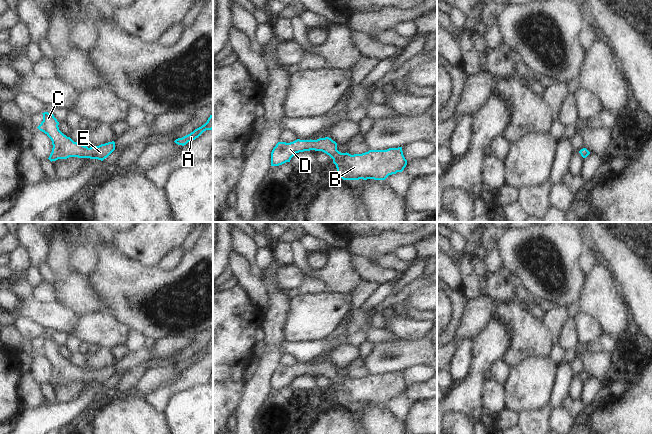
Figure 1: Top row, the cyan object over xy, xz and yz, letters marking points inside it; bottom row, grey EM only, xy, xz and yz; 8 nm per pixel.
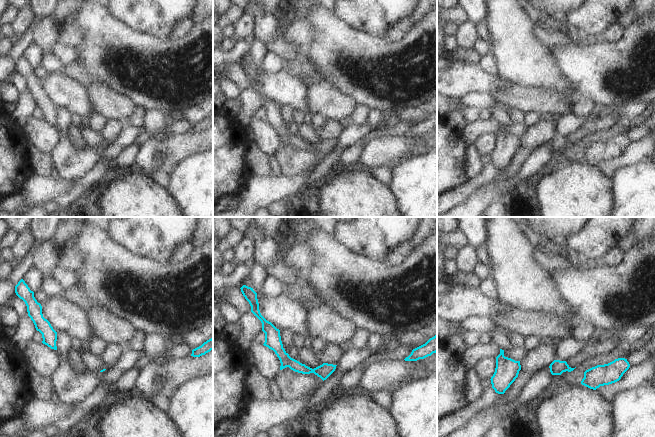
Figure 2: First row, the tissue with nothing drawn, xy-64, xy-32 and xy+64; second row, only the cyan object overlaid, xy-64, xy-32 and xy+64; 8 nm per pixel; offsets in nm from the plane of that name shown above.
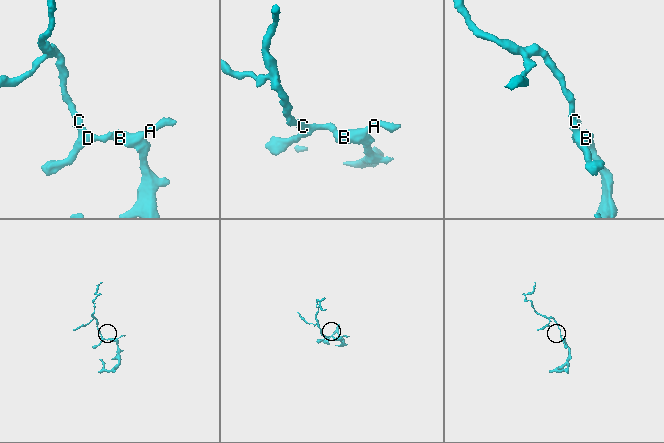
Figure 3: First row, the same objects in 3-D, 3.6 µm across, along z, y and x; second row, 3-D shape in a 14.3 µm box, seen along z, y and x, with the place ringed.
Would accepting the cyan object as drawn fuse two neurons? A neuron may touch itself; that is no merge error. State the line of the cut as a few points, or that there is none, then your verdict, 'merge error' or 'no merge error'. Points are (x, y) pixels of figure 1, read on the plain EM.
no cut; no merge error

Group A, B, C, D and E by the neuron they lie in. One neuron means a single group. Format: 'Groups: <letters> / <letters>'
Groups: A B C D E

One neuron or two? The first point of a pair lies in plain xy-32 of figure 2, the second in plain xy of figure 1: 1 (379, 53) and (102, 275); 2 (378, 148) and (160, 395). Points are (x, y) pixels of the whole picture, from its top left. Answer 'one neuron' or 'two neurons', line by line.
1: one neuron
2: two neurons

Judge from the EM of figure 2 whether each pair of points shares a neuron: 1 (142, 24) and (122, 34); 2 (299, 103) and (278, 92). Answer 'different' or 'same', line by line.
1: different
2: same

